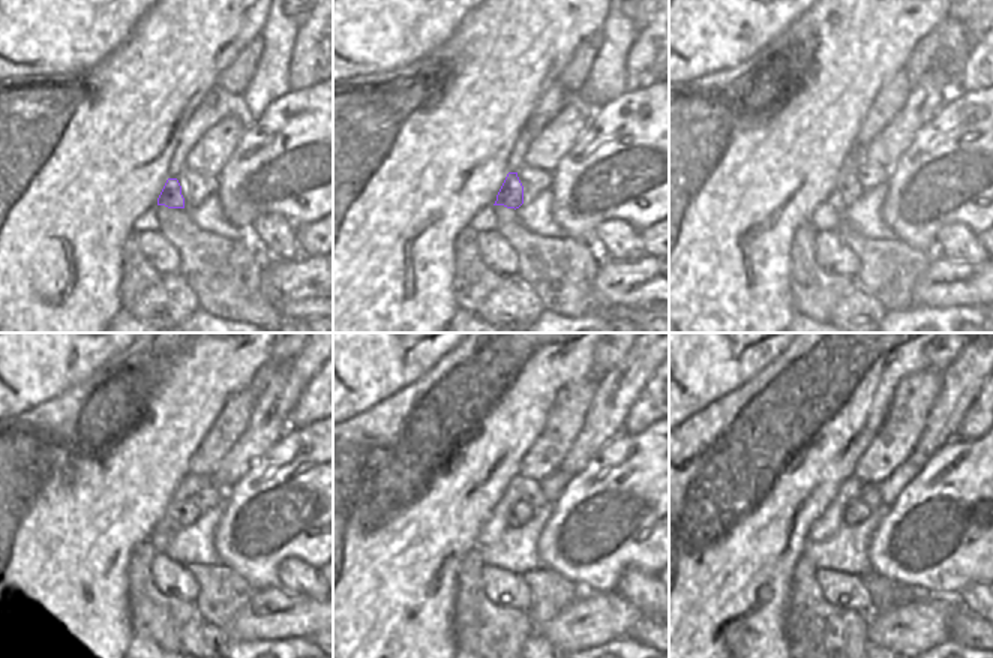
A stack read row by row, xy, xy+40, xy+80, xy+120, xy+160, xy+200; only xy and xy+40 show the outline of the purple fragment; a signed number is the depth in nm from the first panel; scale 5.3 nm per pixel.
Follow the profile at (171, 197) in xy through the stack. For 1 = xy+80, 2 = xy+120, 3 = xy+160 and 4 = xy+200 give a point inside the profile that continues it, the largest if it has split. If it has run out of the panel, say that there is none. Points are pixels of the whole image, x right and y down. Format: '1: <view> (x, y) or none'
1: xy+80 (846, 192)
2: xy+120 (183, 514)
3: xy+160 (519, 513)
4: xy+200 (857, 511)

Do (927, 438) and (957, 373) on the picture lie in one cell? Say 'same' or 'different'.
same

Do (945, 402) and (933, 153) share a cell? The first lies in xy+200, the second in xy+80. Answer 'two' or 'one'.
two

